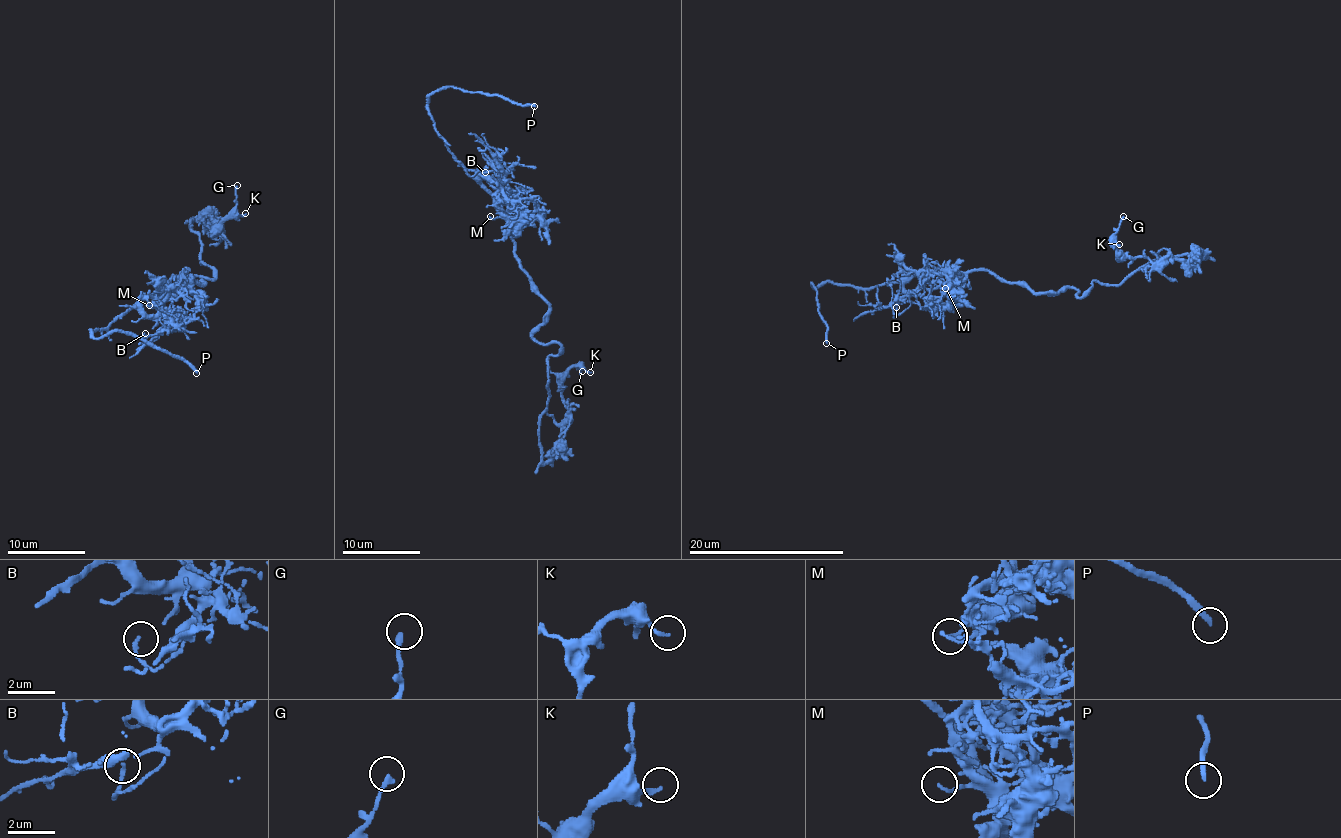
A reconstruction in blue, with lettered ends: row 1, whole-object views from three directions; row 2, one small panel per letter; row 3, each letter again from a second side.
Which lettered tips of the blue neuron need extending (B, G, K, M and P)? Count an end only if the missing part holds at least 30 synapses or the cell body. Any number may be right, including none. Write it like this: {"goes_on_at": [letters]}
{"goes_on_at": ["P"]}

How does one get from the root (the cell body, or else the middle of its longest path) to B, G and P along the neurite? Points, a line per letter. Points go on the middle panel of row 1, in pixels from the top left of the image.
B: (538, 289), (514, 252), (512, 225), (497, 206), (499, 186), (506, 181), (504, 184), (493, 171), (485, 172)
G: (538, 289), (548, 319), (532, 336), (560, 346), (548, 361), (545, 454), (568, 410), (562, 376), (582, 371)
P: (538, 289), (514, 252), (506, 213), (449, 151), (433, 126), (428, 97), (457, 87), (534, 106)

